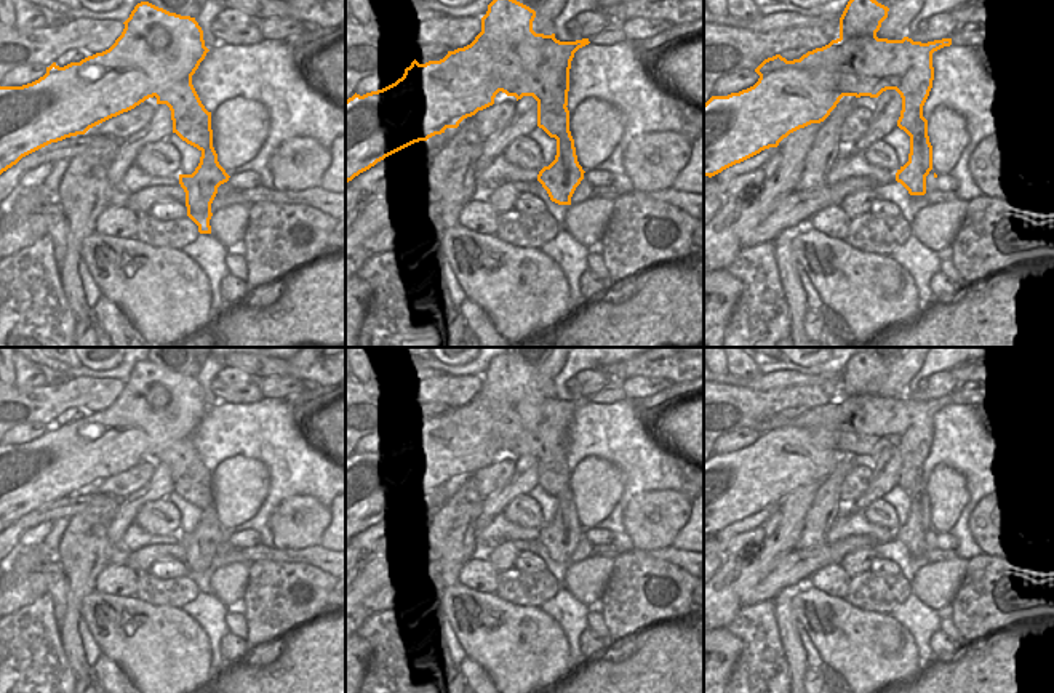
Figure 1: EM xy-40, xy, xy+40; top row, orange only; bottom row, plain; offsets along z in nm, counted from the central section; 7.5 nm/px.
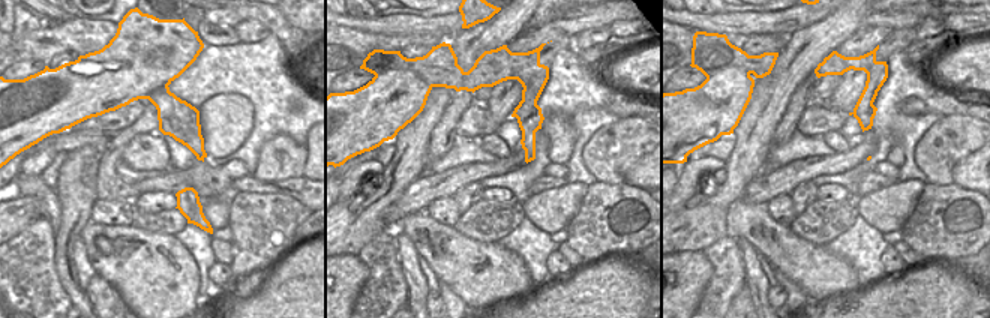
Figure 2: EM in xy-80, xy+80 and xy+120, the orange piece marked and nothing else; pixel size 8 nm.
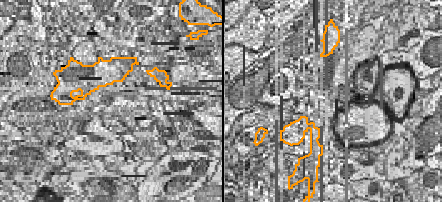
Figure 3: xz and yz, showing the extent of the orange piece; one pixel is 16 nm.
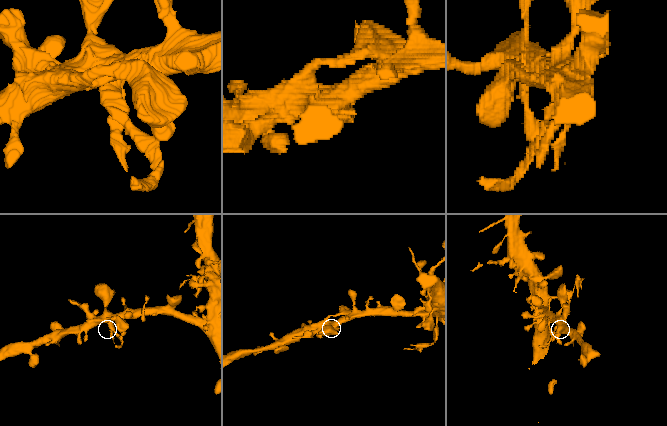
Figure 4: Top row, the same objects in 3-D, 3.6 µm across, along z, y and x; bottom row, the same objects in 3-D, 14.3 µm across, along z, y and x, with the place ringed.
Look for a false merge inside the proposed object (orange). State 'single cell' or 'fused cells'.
fused cells

